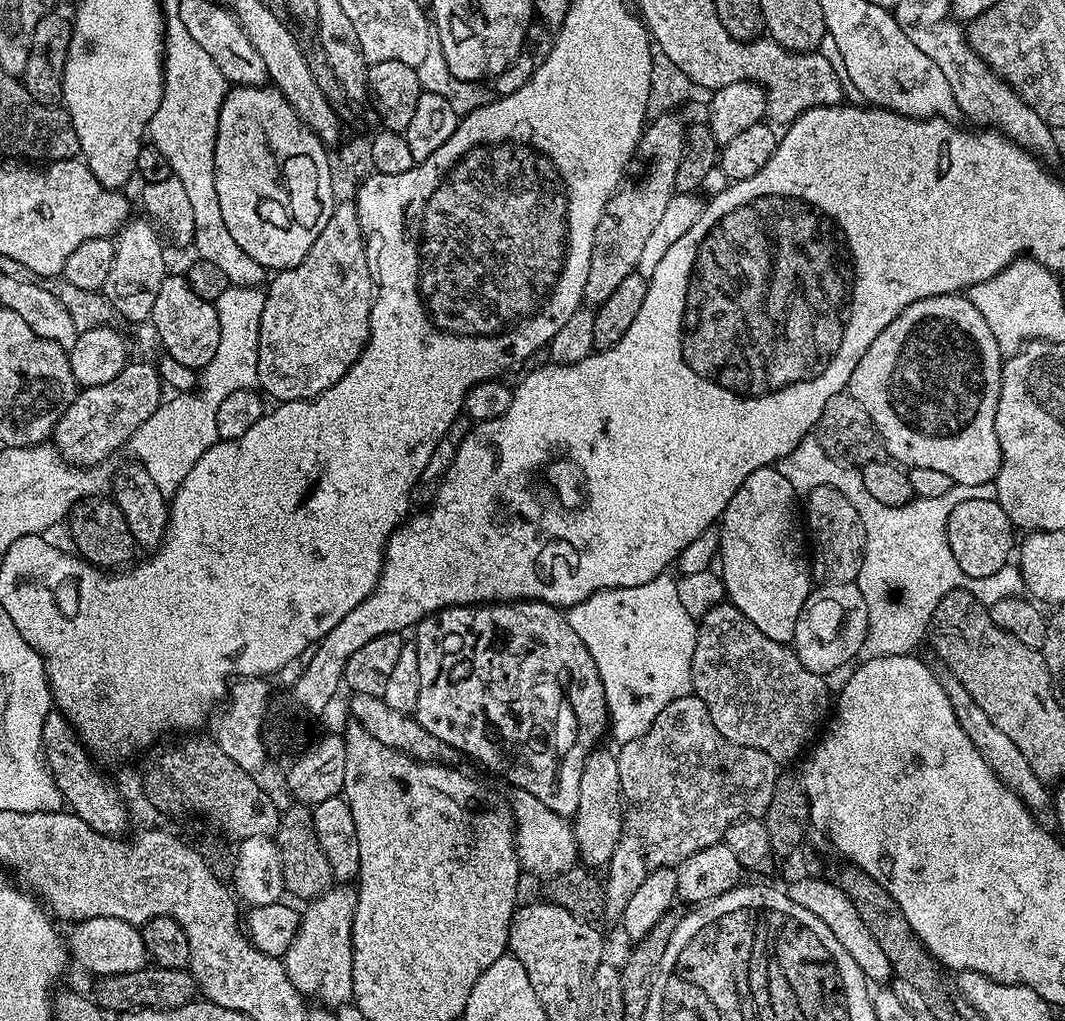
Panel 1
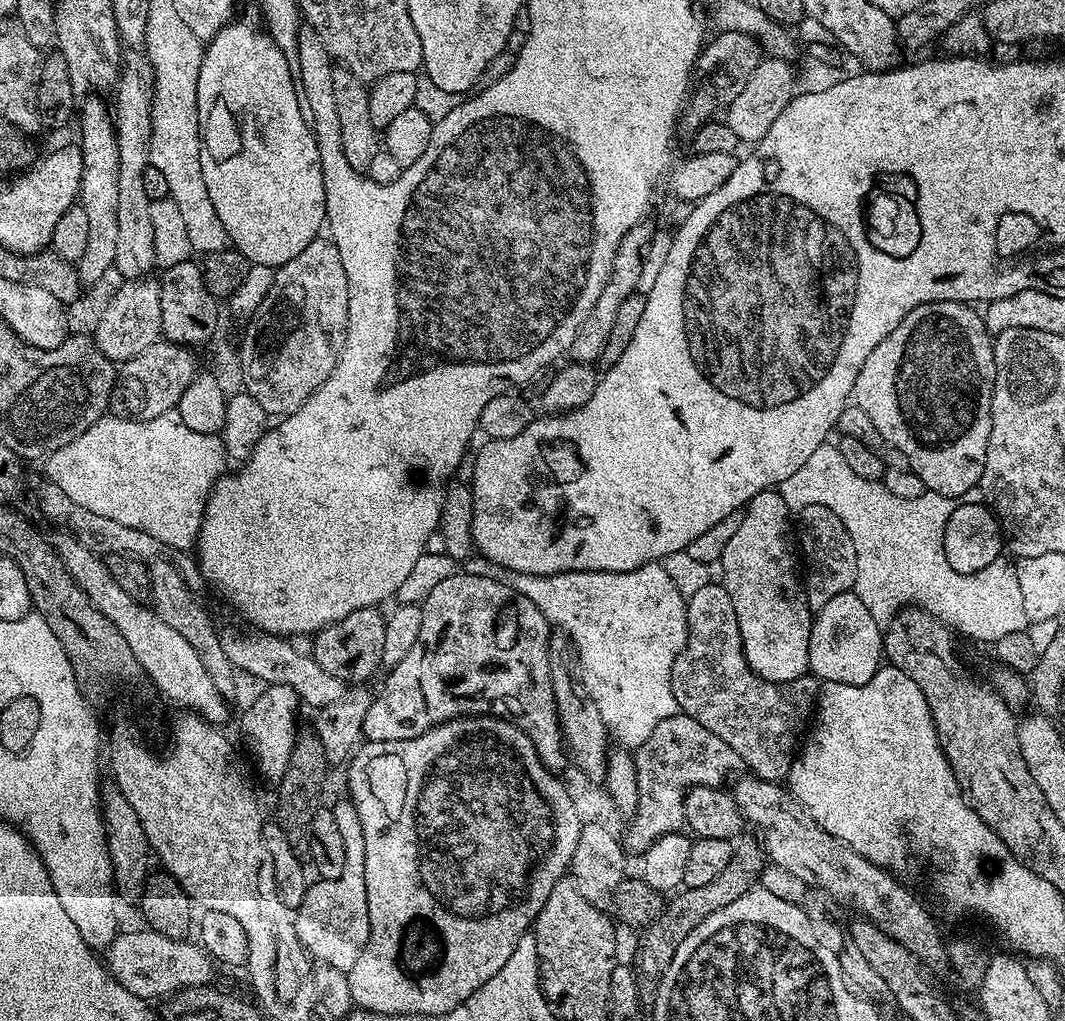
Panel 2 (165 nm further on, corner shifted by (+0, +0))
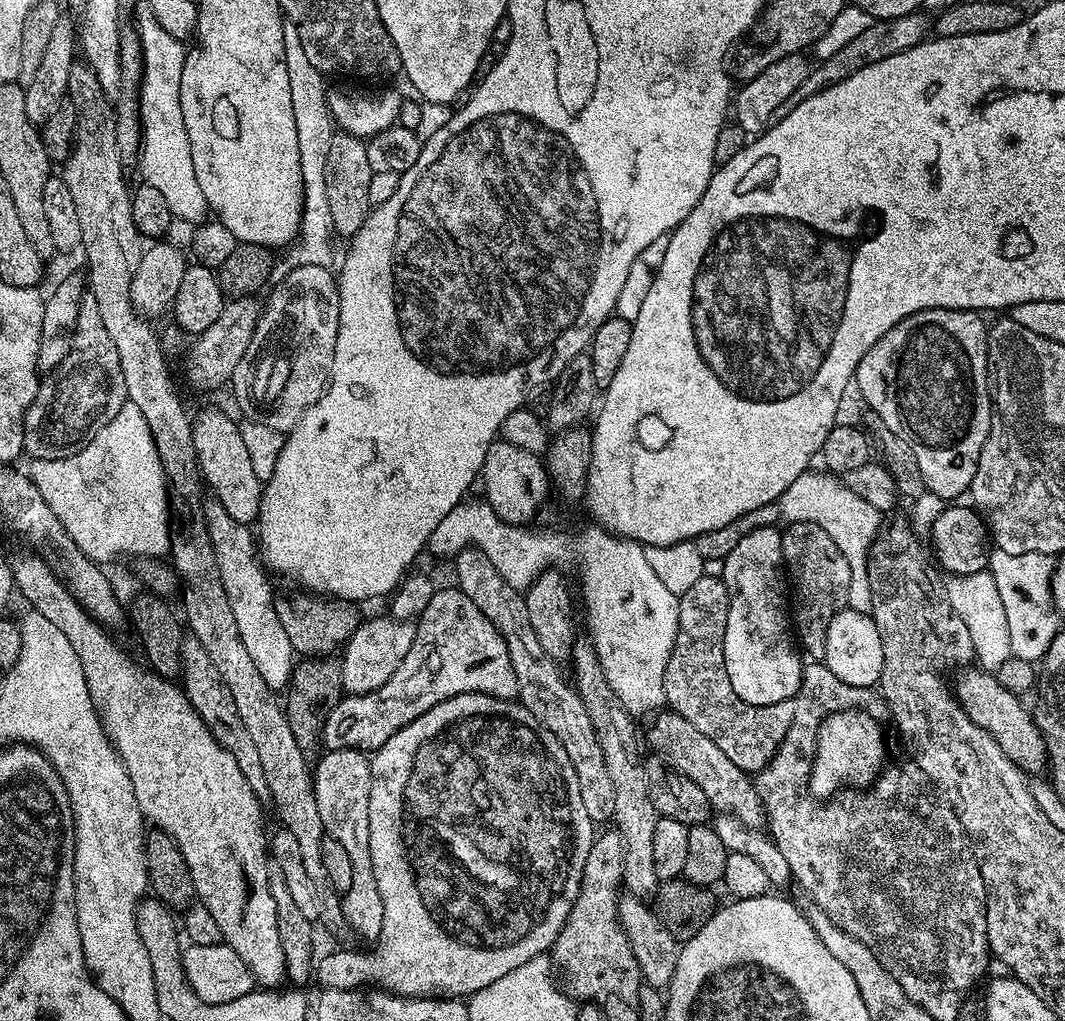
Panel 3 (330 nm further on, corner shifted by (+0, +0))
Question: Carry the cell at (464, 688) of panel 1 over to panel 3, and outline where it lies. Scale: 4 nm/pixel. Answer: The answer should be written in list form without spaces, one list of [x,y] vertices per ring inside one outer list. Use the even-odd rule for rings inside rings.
[[[449,586],[437,587],[435,594],[430,598],[430,602],[426,606],[426,610],[418,617],[416,625],[416,637],[410,646],[410,650],[406,654],[406,658],[402,658],[402,662],[398,666],[398,670],[394,670],[394,674],[390,674],[390,678],[382,686],[378,686],[373,692],[366,692],[363,696],[345,695],[334,706],[334,710],[330,710],[330,714],[324,718],[324,731],[322,733],[322,744],[329,752],[334,750],[342,750],[343,748],[358,748],[361,750],[375,750],[383,746],[402,726],[406,726],[410,722],[414,722],[414,718],[418,718],[422,714],[426,714],[426,710],[430,710],[434,706],[438,706],[438,702],[454,698],[458,694],[466,694],[467,692],[481,692],[487,696],[497,696],[503,700],[513,699],[518,693],[518,678],[514,674],[514,666],[510,666],[510,654],[506,650],[506,642],[502,638],[502,634],[493,624],[486,618],[486,614],[482,614],[482,610],[478,610],[478,606],[474,606],[474,602],[470,602],[470,598],[466,598],[466,594],[461,588]]]

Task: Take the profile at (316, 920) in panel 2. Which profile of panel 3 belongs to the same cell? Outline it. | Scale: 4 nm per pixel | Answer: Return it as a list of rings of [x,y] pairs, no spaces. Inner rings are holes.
[[[358,748],[325,751],[323,755],[316,766],[314,764],[312,773],[314,798],[318,798],[318,815],[322,817],[325,833],[342,842],[354,869],[350,890],[342,894],[344,923],[349,929],[353,928],[362,939],[375,942],[380,939],[382,930],[382,894],[378,894],[374,862],[370,862],[370,760]]]

